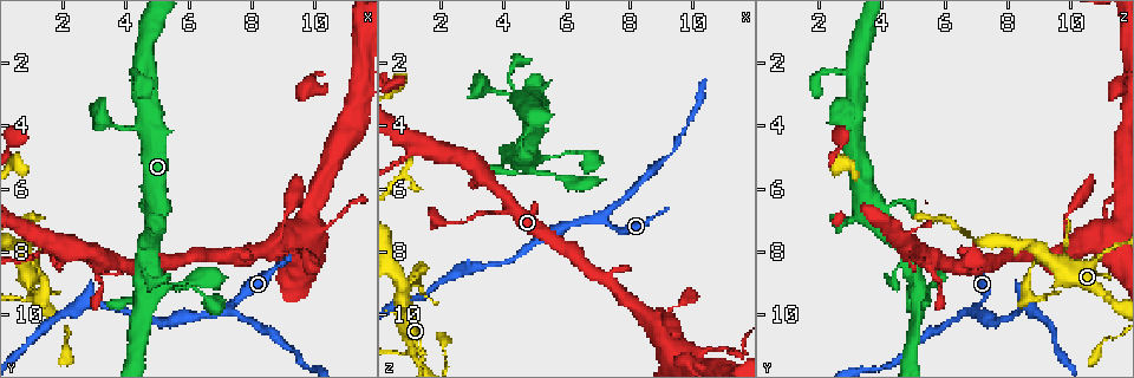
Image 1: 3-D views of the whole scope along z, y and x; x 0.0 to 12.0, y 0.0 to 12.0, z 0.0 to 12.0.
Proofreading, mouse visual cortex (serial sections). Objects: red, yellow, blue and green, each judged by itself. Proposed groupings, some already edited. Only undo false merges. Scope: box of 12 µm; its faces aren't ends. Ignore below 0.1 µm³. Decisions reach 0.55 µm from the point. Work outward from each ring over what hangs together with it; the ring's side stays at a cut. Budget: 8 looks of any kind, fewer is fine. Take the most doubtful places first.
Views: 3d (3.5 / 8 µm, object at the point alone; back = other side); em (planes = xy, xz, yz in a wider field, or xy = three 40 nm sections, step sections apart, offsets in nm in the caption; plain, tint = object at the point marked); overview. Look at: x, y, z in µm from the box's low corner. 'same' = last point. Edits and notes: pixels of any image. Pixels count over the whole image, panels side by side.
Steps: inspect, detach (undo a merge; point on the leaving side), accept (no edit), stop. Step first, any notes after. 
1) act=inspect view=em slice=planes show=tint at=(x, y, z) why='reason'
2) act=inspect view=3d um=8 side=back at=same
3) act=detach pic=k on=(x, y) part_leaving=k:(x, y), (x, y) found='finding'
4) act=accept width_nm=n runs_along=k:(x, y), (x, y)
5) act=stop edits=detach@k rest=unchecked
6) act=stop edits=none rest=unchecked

act=inspect view=3d um=3.5 side=back at=(4.8, 9.1, 5.3) why='four-way junction'

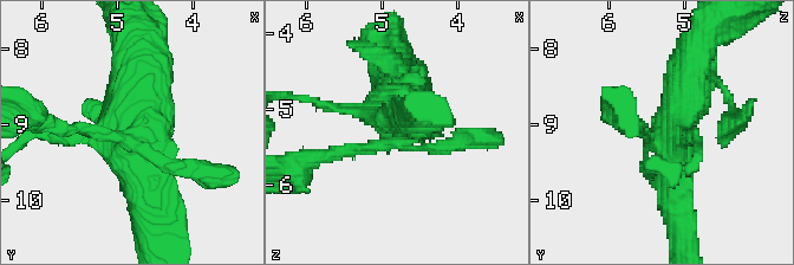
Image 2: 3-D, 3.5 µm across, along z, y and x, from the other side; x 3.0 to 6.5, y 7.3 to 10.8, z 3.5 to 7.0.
act=inspect view=em slice=xy step=1 show=tint at=(4.85, 9.20, 5.40) why='shape alone is not enough'

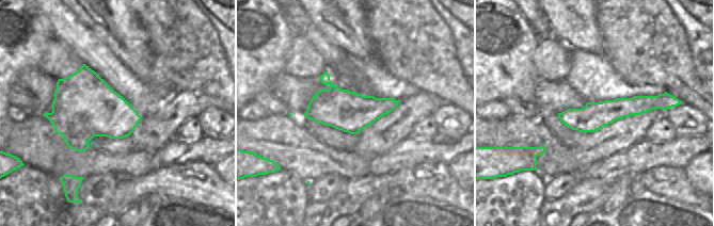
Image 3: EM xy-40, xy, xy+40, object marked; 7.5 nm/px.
act=accept runs_along=2:(691, 59), (674, 135), (676, 212) found='one cell here'

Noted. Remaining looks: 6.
act=inspect view=3d um=8 at=(0.9, 9.5, 11.2) why='sudden change in width'

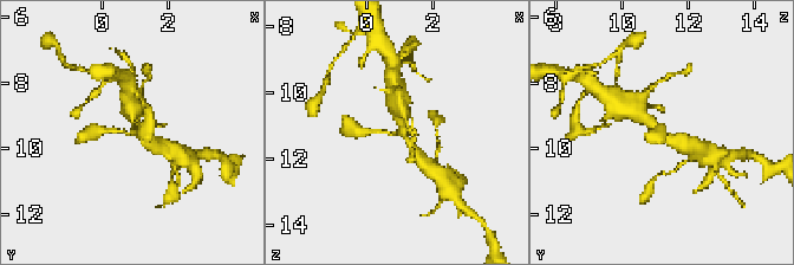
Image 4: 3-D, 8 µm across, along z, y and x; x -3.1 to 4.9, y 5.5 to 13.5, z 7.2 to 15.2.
act=inspect view=3d um=3.5 at=(0.9, 9.6, 11.3) why='zoom in'

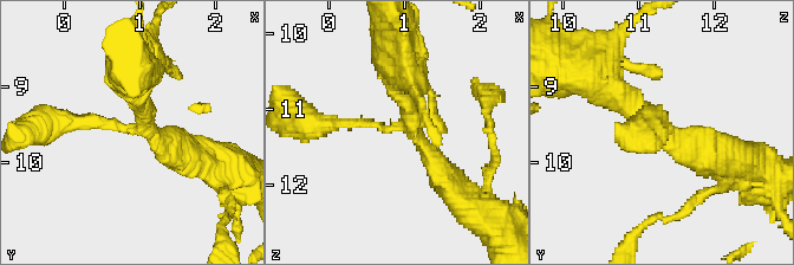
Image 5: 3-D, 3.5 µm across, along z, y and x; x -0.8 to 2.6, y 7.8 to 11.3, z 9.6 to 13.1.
act=accept found='all the same cell'

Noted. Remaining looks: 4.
act=inspect view=3d um=3.5 side=back at=(8.8, 7.6, 10.1) why='narrows sharply'

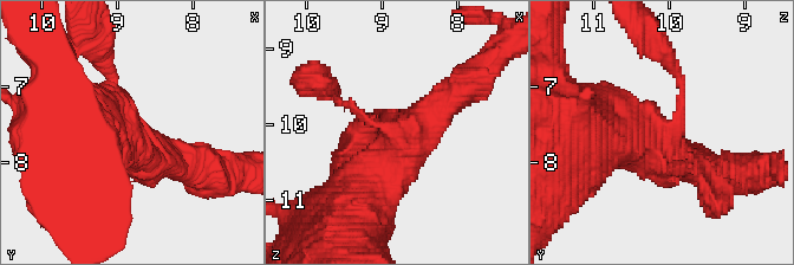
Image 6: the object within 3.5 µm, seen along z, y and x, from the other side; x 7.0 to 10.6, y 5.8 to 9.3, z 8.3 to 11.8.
act=inspect view=em slice=planes show=tint at=(8.80, 7.65, 10.00)

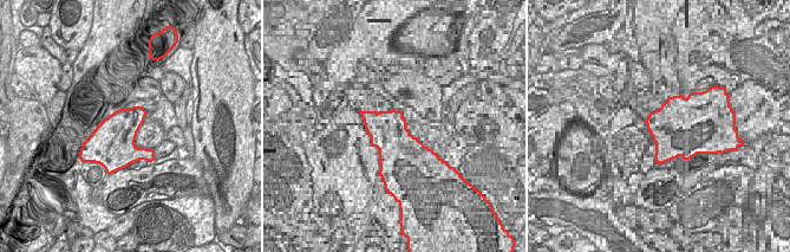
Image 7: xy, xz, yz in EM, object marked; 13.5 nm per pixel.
act=inspect view=em slice=xy step=2 show=tint at=same

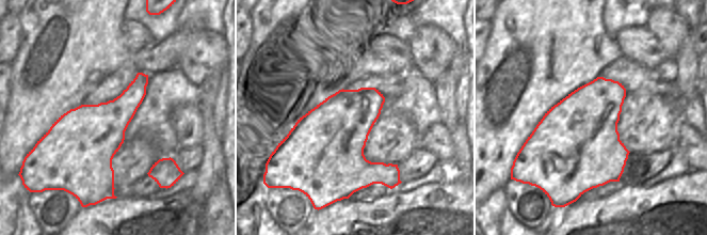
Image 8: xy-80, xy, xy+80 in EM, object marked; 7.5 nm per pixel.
act=accept runs_along=6:(461, 90), (392, 150), (359, 201) found='one cell here'

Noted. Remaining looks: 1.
act=stop edits=none rest=unchecked

